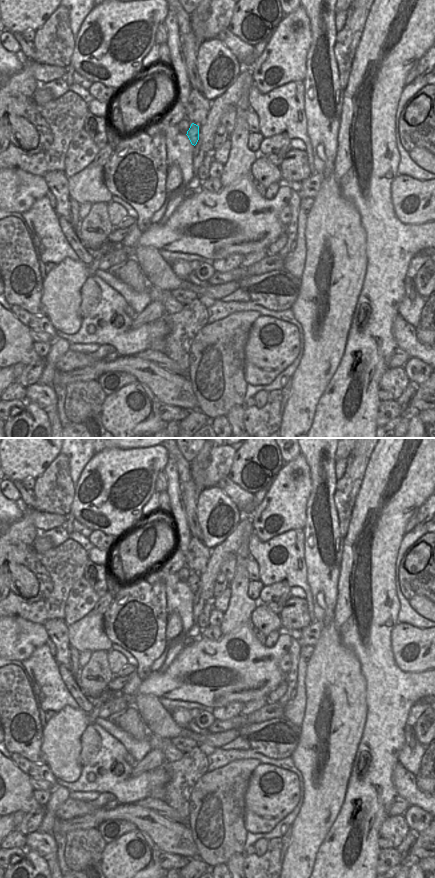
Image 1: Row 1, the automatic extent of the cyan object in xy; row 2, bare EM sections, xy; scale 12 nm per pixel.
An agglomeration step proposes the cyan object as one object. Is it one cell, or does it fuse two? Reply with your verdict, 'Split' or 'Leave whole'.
Leave whole

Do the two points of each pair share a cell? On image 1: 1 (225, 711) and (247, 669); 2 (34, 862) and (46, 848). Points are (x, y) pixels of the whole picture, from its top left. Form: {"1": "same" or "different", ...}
{"1": "different", "2": "different"}

